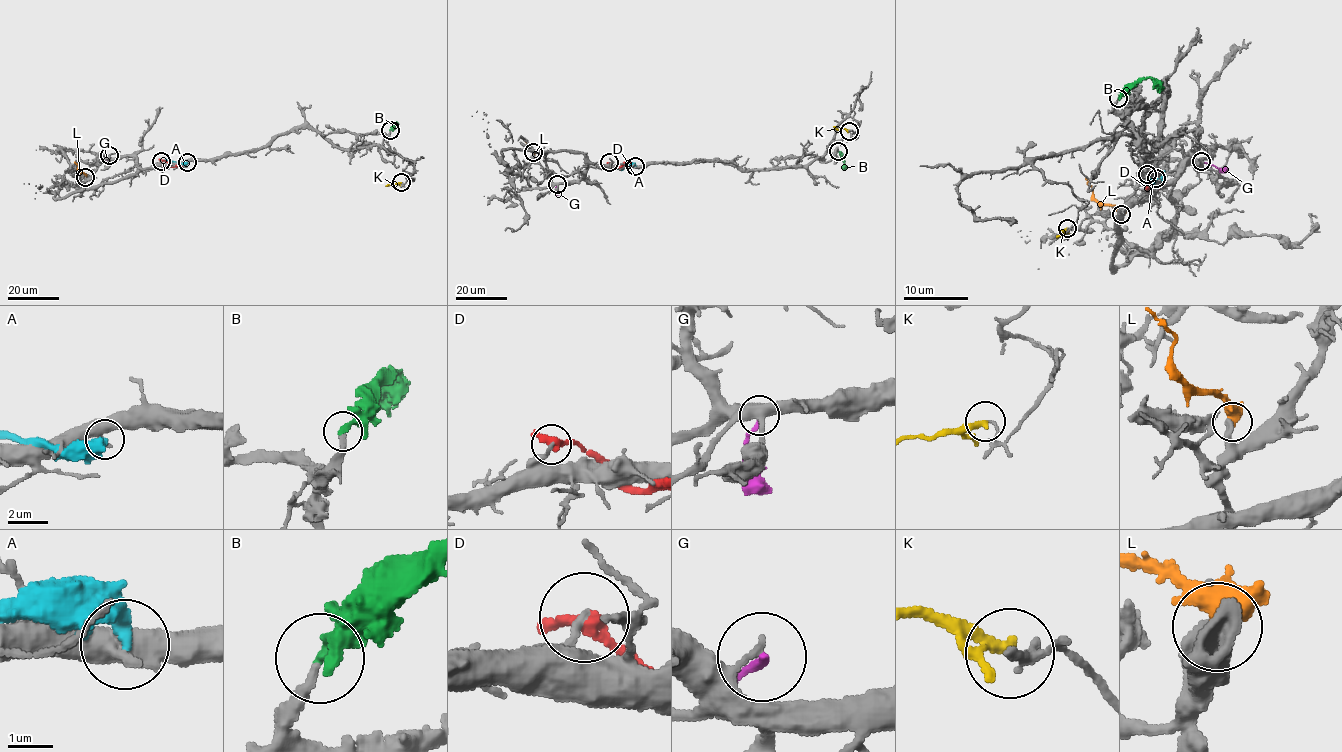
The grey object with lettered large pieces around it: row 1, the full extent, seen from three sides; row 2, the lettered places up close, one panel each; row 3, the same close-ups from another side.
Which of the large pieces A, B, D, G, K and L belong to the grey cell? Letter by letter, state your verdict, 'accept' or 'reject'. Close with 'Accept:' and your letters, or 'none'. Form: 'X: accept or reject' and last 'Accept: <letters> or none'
A: reject
B: accept
D: reject
G: reject
K: reject
L: reject
Accept: B

